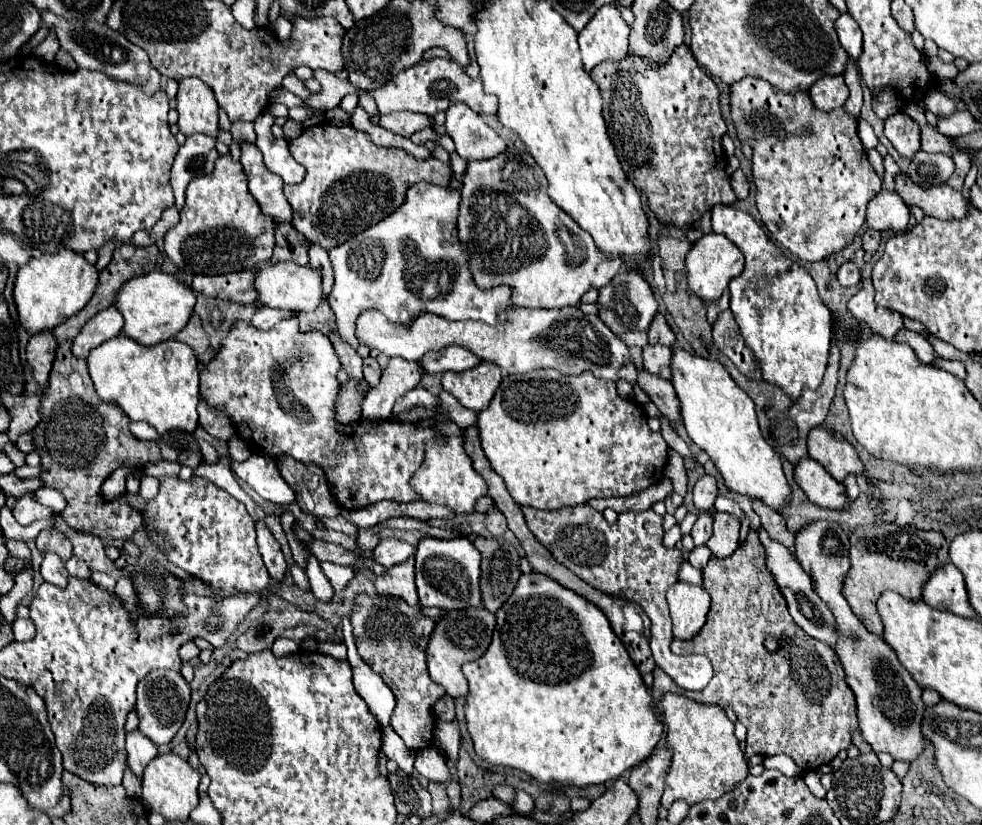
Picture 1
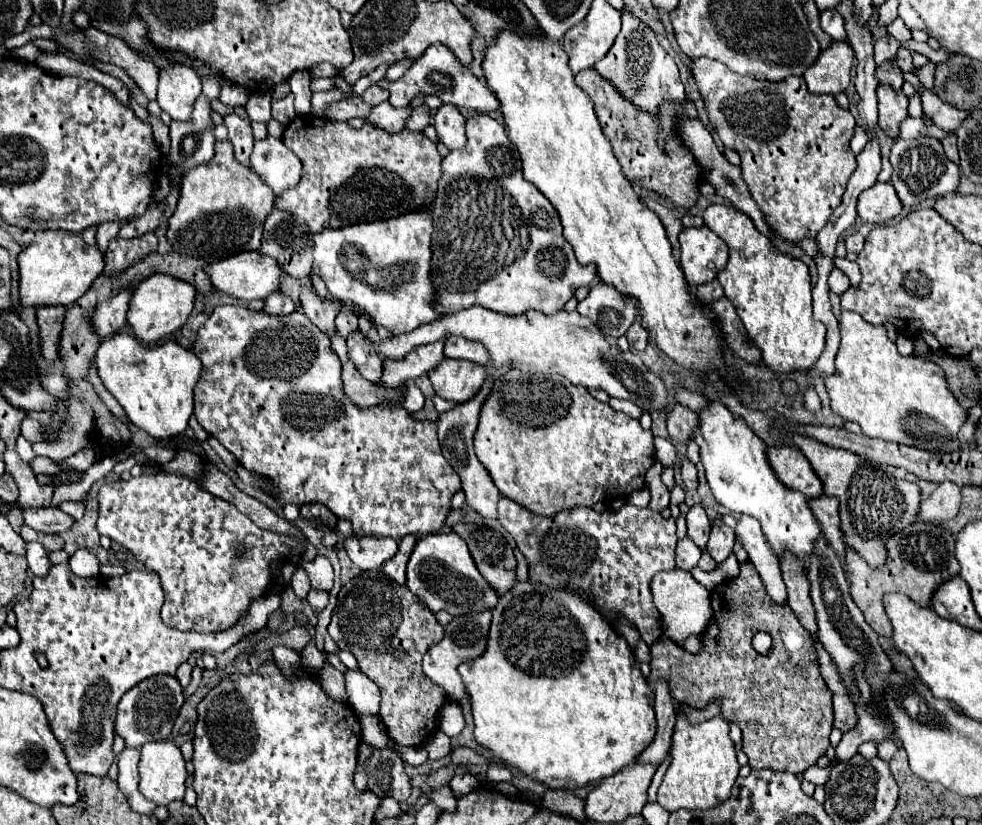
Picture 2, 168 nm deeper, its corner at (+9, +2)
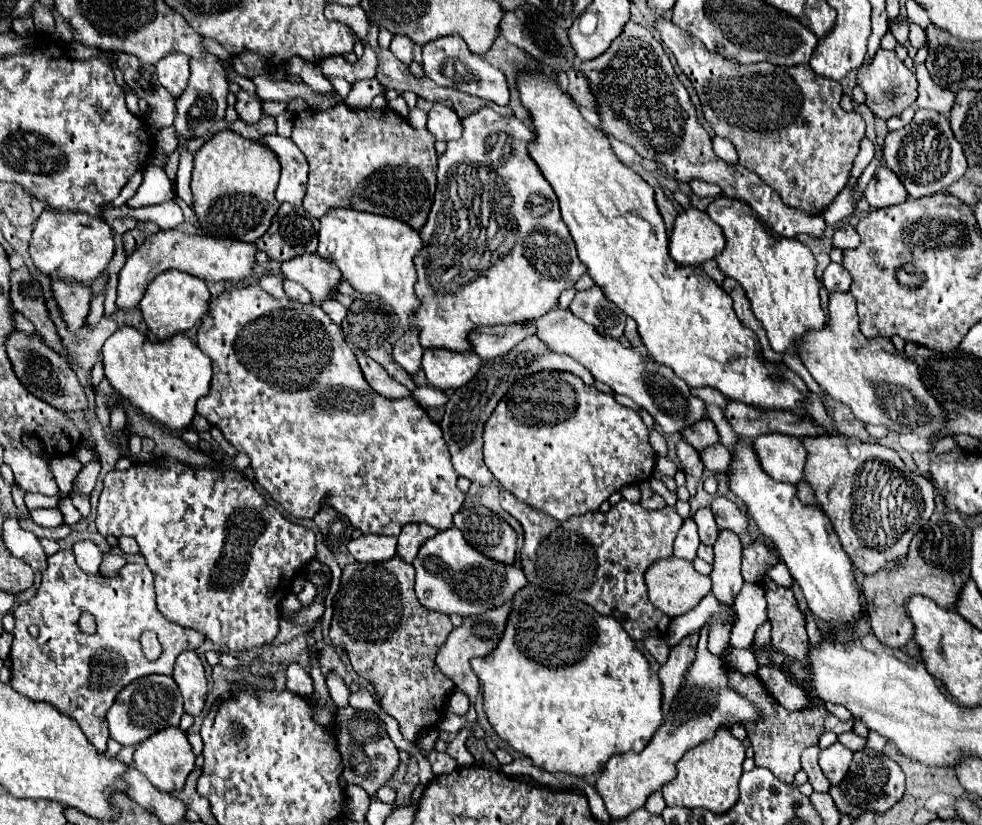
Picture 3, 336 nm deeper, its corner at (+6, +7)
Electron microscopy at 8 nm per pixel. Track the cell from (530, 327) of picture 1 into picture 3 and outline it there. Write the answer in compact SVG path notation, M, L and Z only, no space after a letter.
M554 308L546 316L530 320L526 324L532 324L536 328L536 336L546 344L548 350L572 356L586 370L590 370L590 374L598 382L608 384L616 394L624 394L638 406L648 410L666 434L680 432L704 416L704 402L692 396L690 386L680 380L668 366L660 366L652 358L640 356L640 352L636 352L634 348L624 348L614 338L600 336L600 332L592 328L592 324L586 324L578 316L572 316L572 312Z

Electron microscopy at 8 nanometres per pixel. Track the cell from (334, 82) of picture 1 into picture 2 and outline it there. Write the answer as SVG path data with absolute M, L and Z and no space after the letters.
M443 43L431 45L423 53L423 57L419 57L401 79L383 81L383 83L379 83L379 87L387 89L391 93L389 103L397 109L407 107L413 101L413 97L419 93L423 93L423 95L433 93L433 95L439 95L439 99L443 103L449 103L455 107L467 107L467 109L475 109L475 111L483 111L483 113L491 113L501 107L497 95L493 91L489 91L487 85L481 83L465 65L461 65L461 61L455 57L455 53Z

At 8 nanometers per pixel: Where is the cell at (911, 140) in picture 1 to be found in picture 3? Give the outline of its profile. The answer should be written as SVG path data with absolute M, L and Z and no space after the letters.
M880 48L880 52L876 52L876 56L872 58L870 64L858 68L858 86L866 92L866 106L884 120L902 114L902 110L912 106L918 96L916 76L896 58L894 52L888 52L882 48Z

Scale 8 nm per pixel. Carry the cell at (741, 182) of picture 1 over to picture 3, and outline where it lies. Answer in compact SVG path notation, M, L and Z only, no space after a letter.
M628 20L612 46L602 56L582 62L580 70L586 74L596 94L602 128L616 140L630 144L642 158L658 160L658 164L680 182L704 180L718 184L724 196L748 204L764 224L780 236L794 238L798 234L808 234L810 238L820 238L824 234L826 224L822 216L808 216L800 210L786 208L780 196L752 170L746 170L742 164L724 164L724 160L716 158L712 152L712 138L698 122L696 108L684 84L678 80L668 54L650 30Z

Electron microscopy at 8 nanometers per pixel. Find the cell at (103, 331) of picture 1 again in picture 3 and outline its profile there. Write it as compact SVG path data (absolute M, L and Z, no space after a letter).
M160 230L158 234L144 240L140 248L136 248L118 278L118 298L116 308L136 308L148 288L148 284L166 270L182 270L206 282L240 282L254 272L258 248L254 244L228 240L228 238L208 238L208 236L188 236L180 230Z

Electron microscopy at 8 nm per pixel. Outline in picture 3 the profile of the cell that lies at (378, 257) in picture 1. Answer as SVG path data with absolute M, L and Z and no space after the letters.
M336 208L332 212L328 212L326 216L320 218L322 226L318 232L318 254L324 260L332 260L340 272L342 278L350 282L350 286L362 294L376 294L378 298L382 298L396 314L398 324L408 330L410 322L414 318L414 310L420 306L420 298L416 296L414 284L416 284L416 266L414 266L414 258L416 252L420 250L422 238L420 234L410 226L404 224L396 218L386 218L386 216L378 216L378 214L368 214L368 212L356 212L352 208Z

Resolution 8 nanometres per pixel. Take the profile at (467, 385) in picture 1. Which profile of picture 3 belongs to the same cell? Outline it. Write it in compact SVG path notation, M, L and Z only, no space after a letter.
M424 350L422 370L428 382L438 390L462 388L476 376L482 360L474 352L450 352L450 350Z

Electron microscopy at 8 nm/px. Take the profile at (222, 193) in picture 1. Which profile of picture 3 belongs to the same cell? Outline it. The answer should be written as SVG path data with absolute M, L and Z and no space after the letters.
M232 130L212 136L194 158L192 170L192 210L206 236L224 236L240 242L256 242L278 210L274 198L280 178L278 158L262 144L246 140Z

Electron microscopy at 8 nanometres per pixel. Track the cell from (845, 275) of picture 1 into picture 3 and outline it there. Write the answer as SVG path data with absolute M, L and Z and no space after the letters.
M830 264L824 270L822 282L826 286L828 292L848 292L850 284L852 284L852 276L848 276L848 270L842 264Z

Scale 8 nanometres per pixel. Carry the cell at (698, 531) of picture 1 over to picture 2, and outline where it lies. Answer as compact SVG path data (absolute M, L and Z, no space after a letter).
M701 505L691 507L687 513L687 537L691 537L699 549L705 549L709 541L709 533L711 533L711 521L705 509Z

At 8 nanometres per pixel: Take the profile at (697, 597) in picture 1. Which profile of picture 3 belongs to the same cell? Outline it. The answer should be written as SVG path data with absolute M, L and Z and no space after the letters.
M668 558L668 560L660 560L654 562L648 570L646 570L646 586L648 586L648 596L652 600L652 604L662 610L664 614L668 614L670 618L680 616L688 610L692 610L694 606L700 604L700 600L710 594L712 590L712 582L708 576L702 576L694 570L692 562L680 560L680 558Z

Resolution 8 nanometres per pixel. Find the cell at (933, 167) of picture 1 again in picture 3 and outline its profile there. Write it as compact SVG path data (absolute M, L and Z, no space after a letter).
M916 110L916 116L910 126L890 132L884 142L886 166L902 180L912 198L932 196L944 192L952 182L960 180L966 172L966 158L962 146L956 142L950 122L932 110Z

